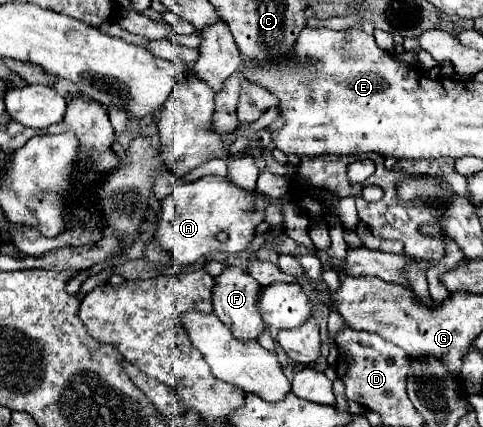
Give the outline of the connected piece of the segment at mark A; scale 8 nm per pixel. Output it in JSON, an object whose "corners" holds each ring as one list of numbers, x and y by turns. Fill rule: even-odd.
{"corners":[[205,176,195,182,177,184,171,196,160,205,159,224,155,240,161,250,169,252,179,266,191,266,211,252,239,254,249,248,257,224,263,222,267,202,255,198,253,192,231,184,227,178],[225,232,227,242,219,242,217,234]]}

